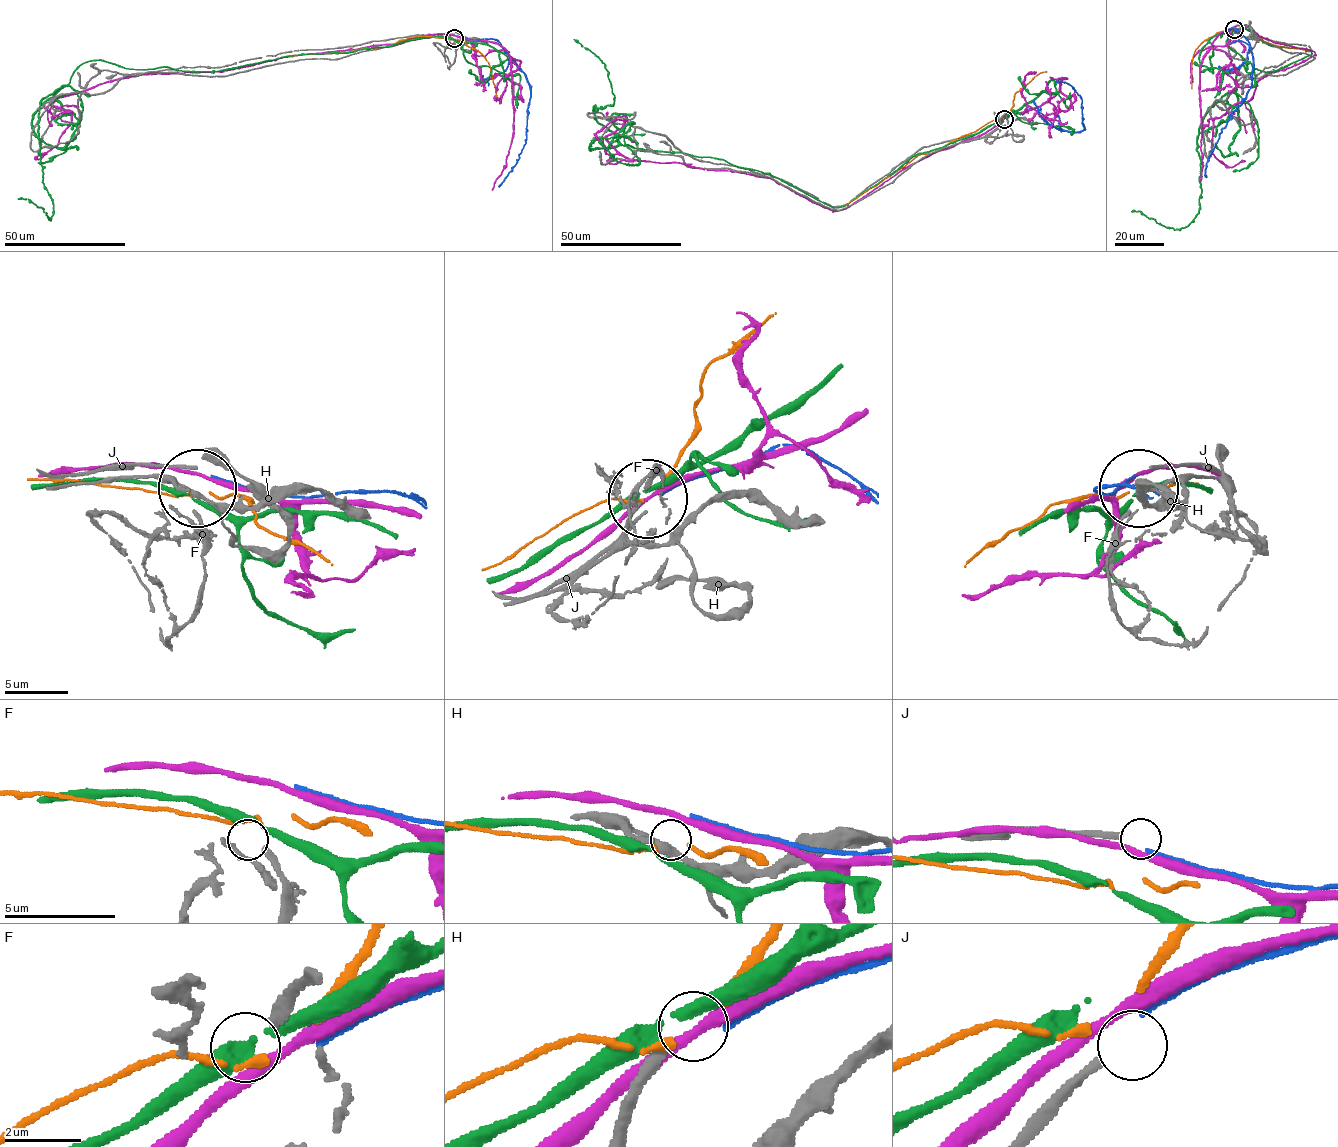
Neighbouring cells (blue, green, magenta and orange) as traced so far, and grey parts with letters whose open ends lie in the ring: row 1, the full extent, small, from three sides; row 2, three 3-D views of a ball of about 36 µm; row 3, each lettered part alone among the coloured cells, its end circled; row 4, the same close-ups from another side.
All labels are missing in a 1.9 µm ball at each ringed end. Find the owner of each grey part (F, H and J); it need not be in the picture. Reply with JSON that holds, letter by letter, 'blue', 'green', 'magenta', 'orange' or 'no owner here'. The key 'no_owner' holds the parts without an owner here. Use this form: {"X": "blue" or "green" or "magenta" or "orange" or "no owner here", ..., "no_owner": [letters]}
{"F": "orange", "H": "no owner here", "J": "no owner here", "no_owner": ["H", "J"]}

